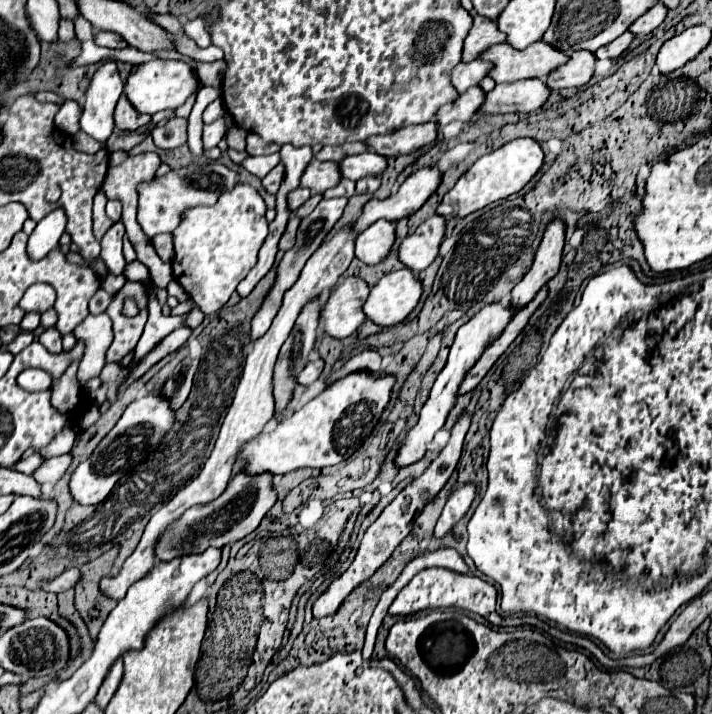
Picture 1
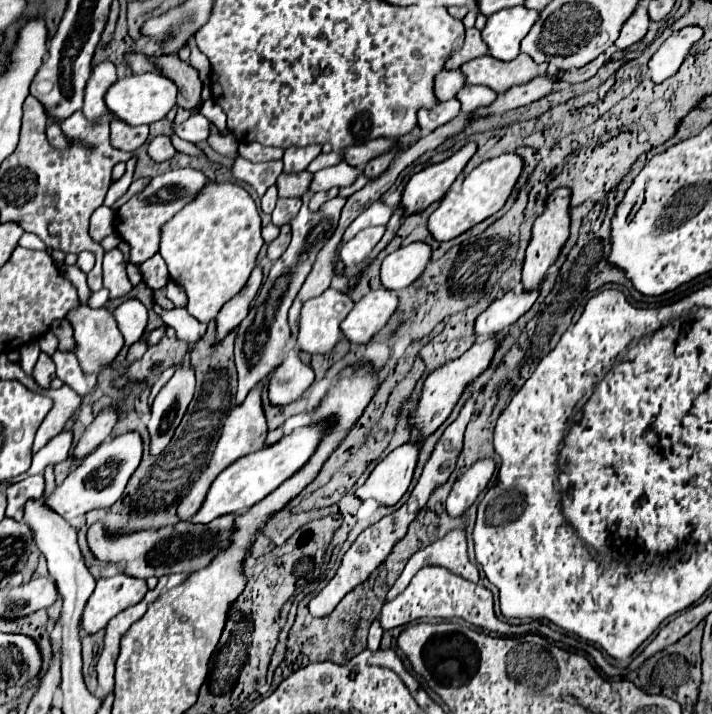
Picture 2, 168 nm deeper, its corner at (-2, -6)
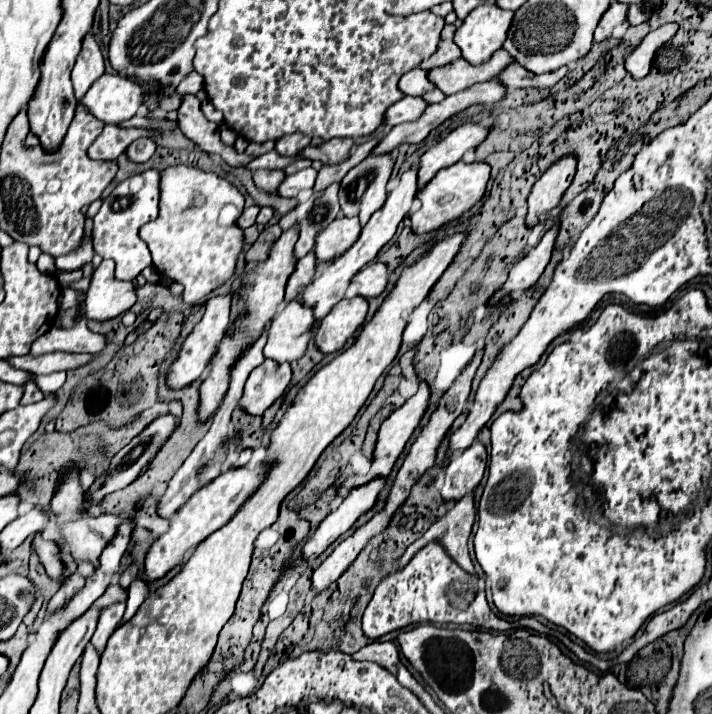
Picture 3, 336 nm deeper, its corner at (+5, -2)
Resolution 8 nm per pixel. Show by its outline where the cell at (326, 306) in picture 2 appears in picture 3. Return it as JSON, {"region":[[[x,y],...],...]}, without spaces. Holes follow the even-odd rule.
{"region":[[[294,300],[286,304],[270,322],[268,342],[264,346],[264,358],[276,364],[292,362],[304,356],[310,342],[310,328],[314,326],[312,312]]]}

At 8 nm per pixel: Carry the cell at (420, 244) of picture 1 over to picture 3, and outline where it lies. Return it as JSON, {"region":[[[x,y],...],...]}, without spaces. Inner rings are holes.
{"region":[[[376,260],[352,278],[352,282],[358,284],[358,296],[362,298],[372,298],[382,294],[382,290],[386,288],[386,280],[388,280],[388,268],[386,264],[380,264]]]}

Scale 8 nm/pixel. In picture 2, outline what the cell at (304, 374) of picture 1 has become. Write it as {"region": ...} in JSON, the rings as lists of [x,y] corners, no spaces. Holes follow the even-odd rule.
{"region":[[[289,352],[289,356],[283,360],[283,364],[273,372],[269,380],[269,400],[271,404],[289,404],[313,384],[315,372],[311,366],[303,364],[295,352]]]}

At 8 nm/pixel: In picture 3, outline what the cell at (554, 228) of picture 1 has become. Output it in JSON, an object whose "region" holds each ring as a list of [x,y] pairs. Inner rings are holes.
{"region":[[[566,154],[560,160],[556,160],[556,164],[552,164],[552,168],[548,168],[536,180],[528,196],[528,216],[526,216],[528,226],[538,224],[536,216],[540,212],[550,212],[552,208],[558,206],[562,194],[566,192],[566,188],[574,178],[574,172],[576,172],[576,156]]]}

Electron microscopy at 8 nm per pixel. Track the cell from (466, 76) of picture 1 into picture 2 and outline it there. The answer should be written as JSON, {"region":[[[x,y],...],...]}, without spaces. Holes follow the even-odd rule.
{"region":[[[443,70],[439,78],[435,78],[435,94],[441,102],[447,102],[457,96],[457,92],[465,86],[467,76],[461,70]]]}

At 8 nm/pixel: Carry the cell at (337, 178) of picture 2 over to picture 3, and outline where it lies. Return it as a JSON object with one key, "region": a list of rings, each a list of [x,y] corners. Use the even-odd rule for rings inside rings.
{"region":[[[314,168],[300,170],[300,172],[292,174],[292,176],[286,176],[286,180],[278,186],[276,194],[282,196],[282,198],[292,198],[292,196],[296,196],[300,190],[312,188],[312,186],[314,186],[314,180],[316,180],[316,170],[314,170]]]}

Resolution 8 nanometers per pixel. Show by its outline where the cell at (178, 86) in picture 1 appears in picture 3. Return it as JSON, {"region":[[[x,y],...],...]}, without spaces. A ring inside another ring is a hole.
{"region":[[[102,74],[102,76],[90,86],[90,90],[84,94],[84,98],[78,100],[78,104],[86,106],[88,112],[90,112],[94,118],[102,120],[104,124],[118,124],[118,122],[122,122],[122,120],[132,118],[132,116],[138,112],[138,108],[142,106],[142,104],[140,104],[140,86],[134,84],[134,82],[128,80],[128,78],[118,76],[118,74]]]}

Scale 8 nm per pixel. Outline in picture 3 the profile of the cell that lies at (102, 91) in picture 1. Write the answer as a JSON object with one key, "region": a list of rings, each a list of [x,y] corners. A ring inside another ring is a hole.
{"region":[[[88,32],[88,36],[84,36],[82,40],[82,50],[72,70],[72,84],[74,84],[76,98],[80,100],[80,96],[84,96],[84,92],[88,92],[92,82],[98,80],[102,74],[104,74],[102,50],[100,44],[94,40],[94,34]]]}

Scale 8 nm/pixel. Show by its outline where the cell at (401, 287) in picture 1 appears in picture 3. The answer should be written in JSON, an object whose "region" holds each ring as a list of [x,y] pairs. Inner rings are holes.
{"region":[[[362,296],[340,300],[328,316],[320,322],[314,336],[314,344],[322,354],[338,352],[346,340],[364,324],[368,312],[368,300]]]}

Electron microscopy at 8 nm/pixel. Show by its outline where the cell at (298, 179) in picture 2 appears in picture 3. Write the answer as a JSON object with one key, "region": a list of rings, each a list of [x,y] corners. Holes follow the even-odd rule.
{"region":[[[256,170],[256,172],[252,172],[252,180],[260,190],[274,192],[278,188],[280,180],[284,180],[284,172],[282,170]]]}

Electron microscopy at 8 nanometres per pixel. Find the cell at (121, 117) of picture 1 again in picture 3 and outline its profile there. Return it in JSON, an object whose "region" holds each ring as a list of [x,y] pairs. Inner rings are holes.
{"region":[[[105,125],[98,140],[94,140],[94,144],[88,148],[88,156],[92,160],[116,160],[132,140],[156,135],[157,132],[144,128],[120,128],[117,125]]]}

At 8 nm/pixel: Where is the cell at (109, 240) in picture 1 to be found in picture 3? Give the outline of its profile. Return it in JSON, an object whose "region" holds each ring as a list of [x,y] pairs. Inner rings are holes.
{"region":[[[104,260],[94,272],[84,312],[88,320],[104,322],[128,312],[136,302],[132,282],[120,282],[114,278],[112,260]]]}

